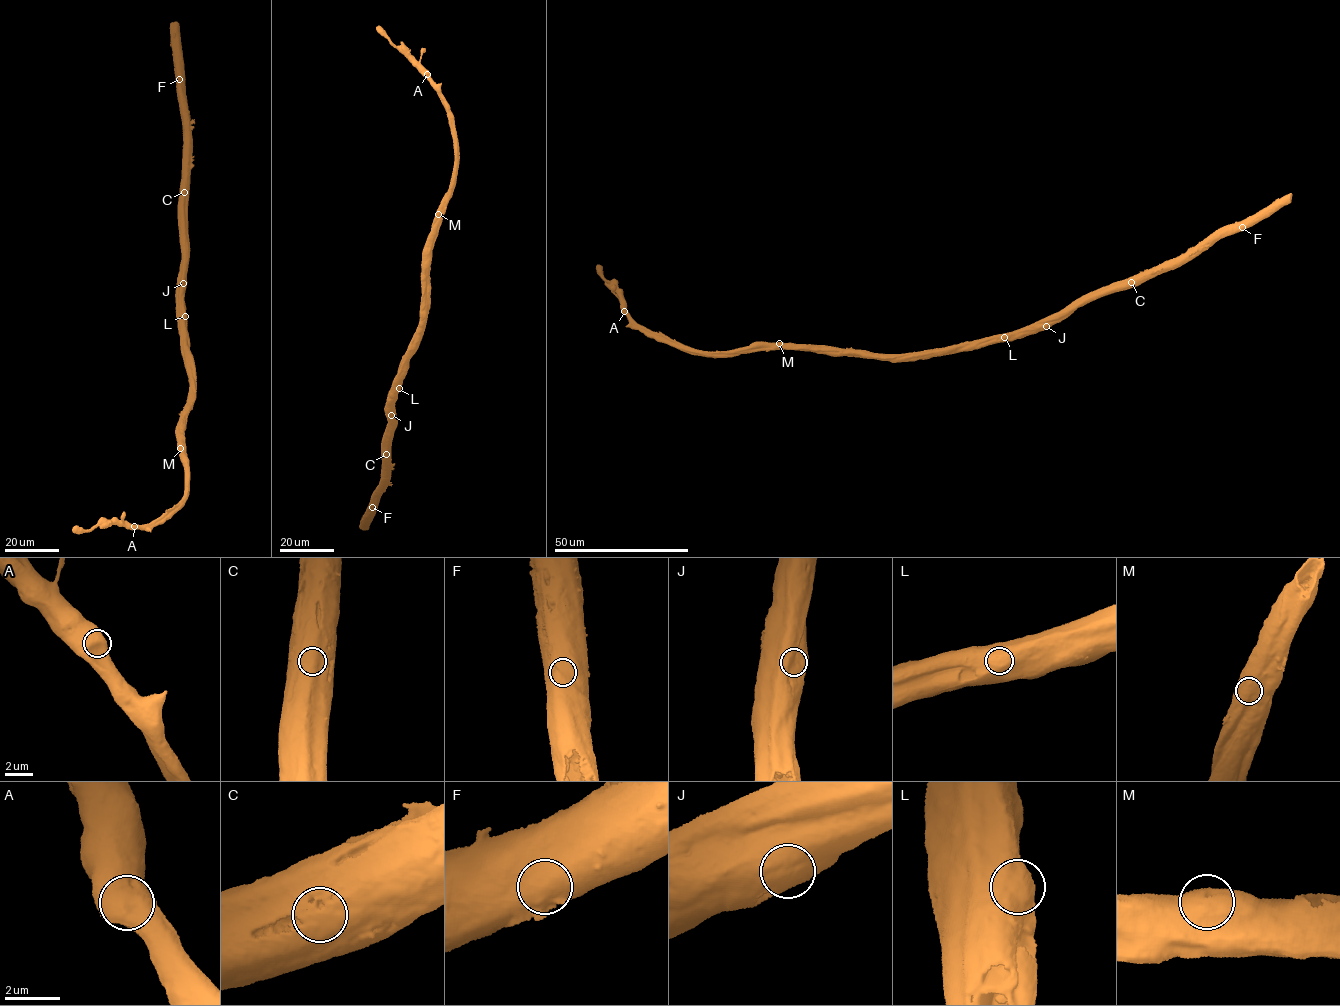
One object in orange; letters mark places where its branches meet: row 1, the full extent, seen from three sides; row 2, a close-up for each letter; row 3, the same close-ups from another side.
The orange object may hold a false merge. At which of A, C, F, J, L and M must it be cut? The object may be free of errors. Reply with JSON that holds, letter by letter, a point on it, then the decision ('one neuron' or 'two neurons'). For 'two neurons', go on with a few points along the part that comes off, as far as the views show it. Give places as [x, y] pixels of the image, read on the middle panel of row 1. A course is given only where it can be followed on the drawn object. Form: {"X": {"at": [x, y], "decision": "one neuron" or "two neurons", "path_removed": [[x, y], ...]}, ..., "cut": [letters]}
{"A": {"at": [427, 74], "decision": "one neuron"}, "C": {"at": [386, 454], "decision": "one neuron"}, "F": {"at": [372, 507], "decision": "one neuron"}, "J": {"at": [391, 415], "decision": "one neuron"}, "L": {"at": [399, 388], "decision": "one neuron"}, "M": {"at": [438, 214], "decision": "one neuron"}, "cut": []}

